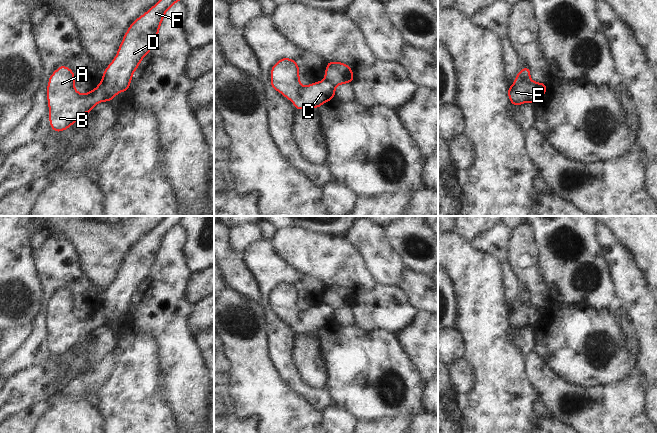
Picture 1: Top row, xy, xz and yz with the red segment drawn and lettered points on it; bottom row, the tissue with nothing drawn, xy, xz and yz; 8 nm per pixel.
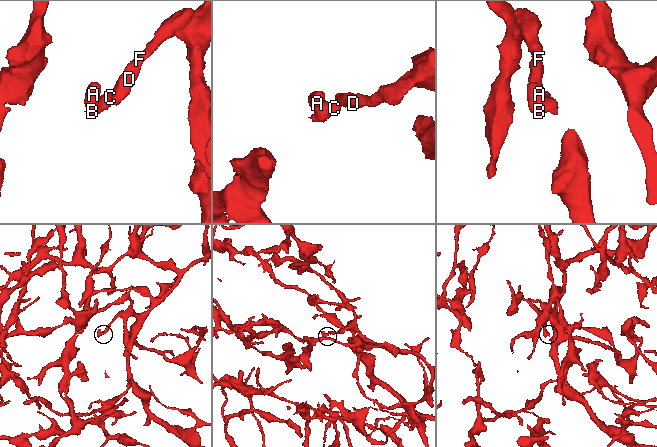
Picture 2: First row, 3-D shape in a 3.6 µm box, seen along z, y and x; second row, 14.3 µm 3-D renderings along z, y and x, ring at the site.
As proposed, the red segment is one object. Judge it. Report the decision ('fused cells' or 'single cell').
fused cells

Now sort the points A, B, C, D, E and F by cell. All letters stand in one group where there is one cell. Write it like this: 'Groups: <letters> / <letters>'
Groups: A B C / D E F.

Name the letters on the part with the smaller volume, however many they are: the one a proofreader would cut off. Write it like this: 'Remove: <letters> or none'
Remove: A, B, C

